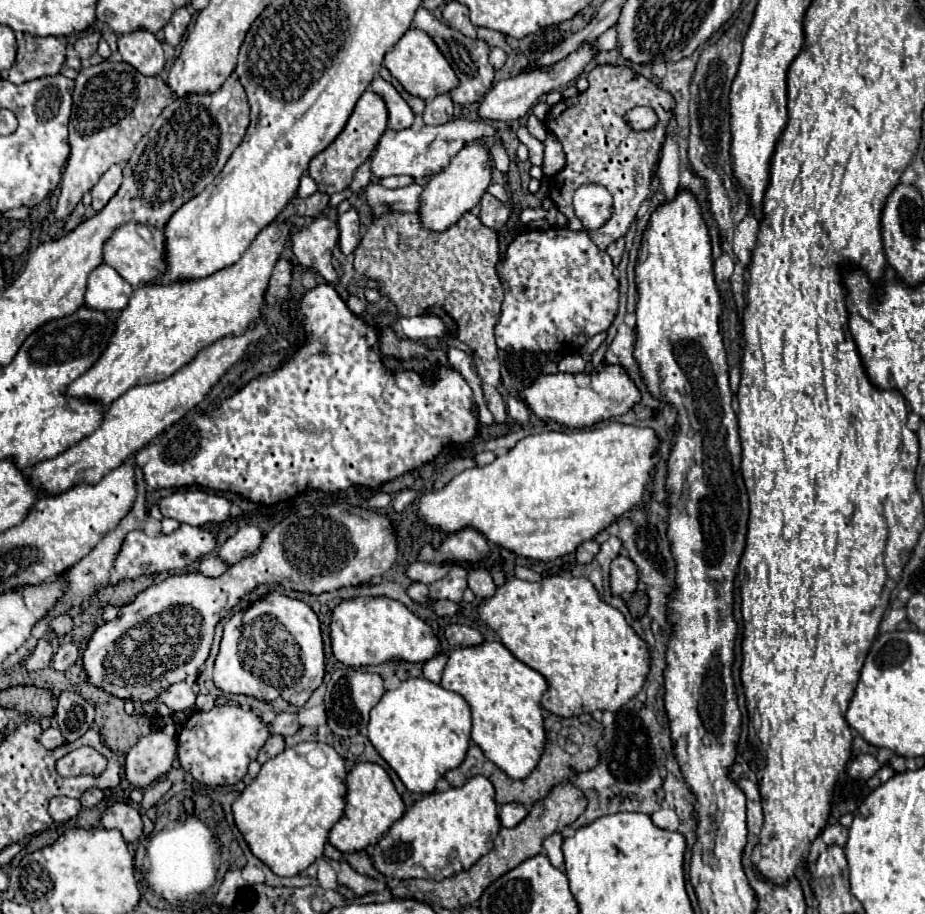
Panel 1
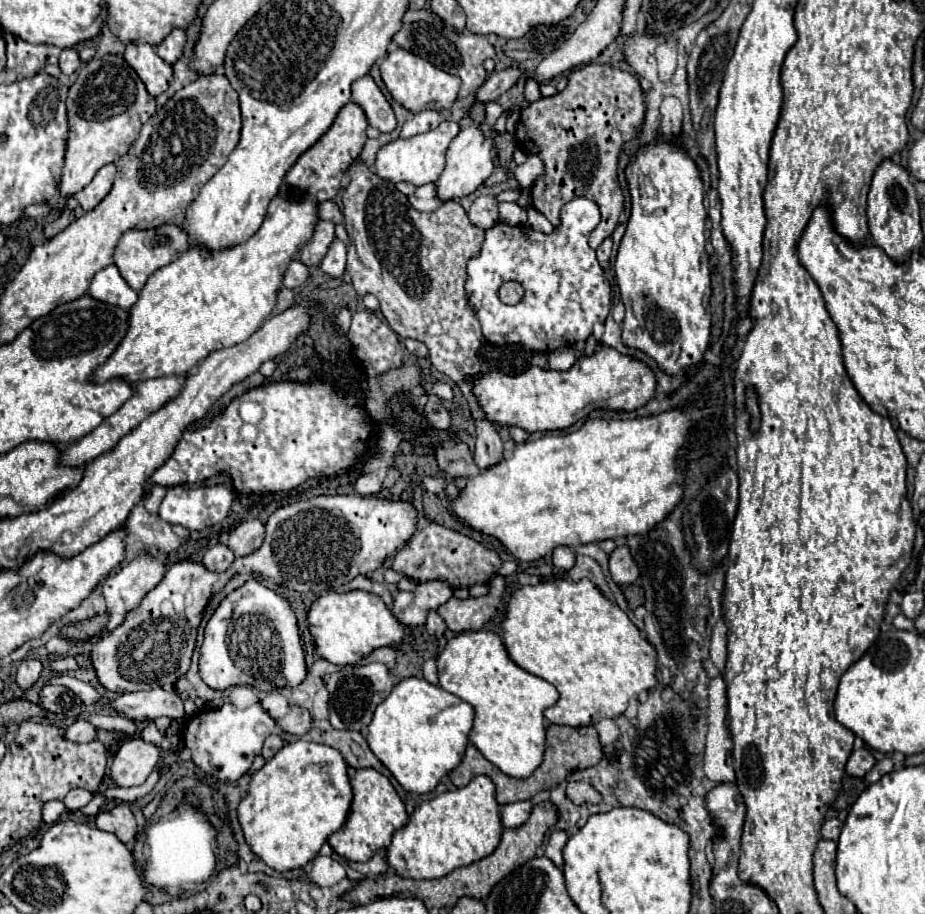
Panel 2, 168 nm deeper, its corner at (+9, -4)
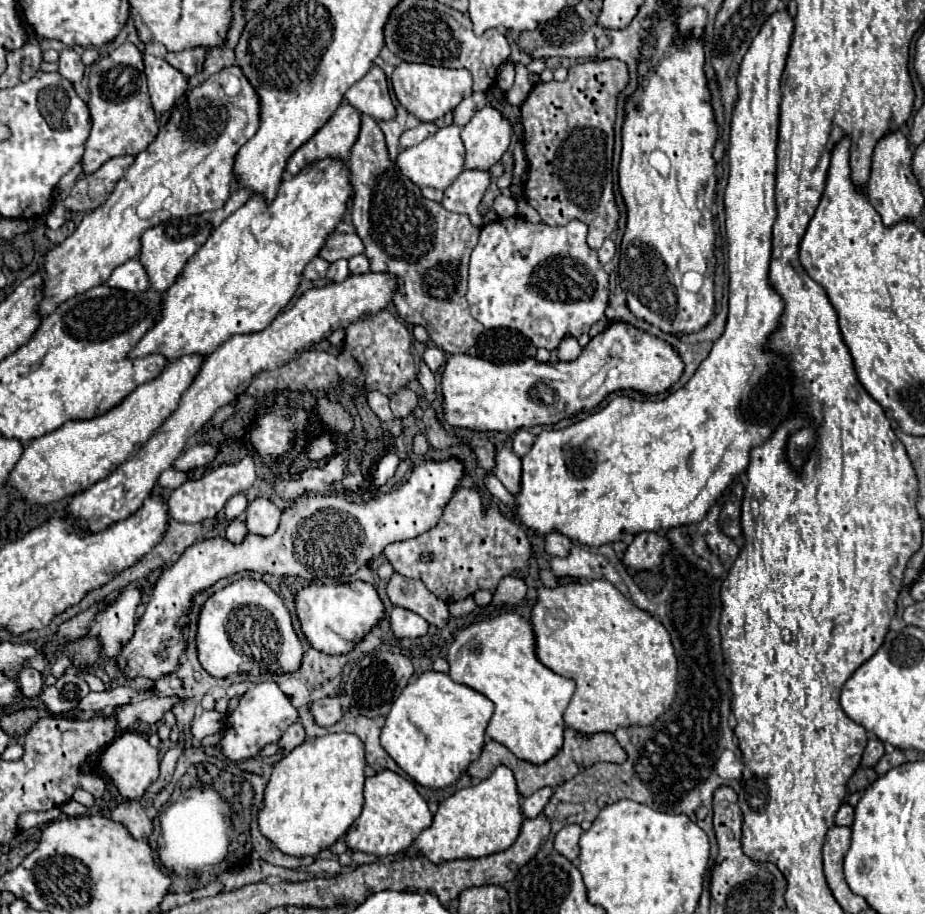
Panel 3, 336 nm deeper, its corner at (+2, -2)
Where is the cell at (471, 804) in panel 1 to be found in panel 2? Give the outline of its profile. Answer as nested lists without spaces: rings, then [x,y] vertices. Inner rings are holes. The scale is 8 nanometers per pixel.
[[[477,775],[471,779],[469,785],[459,787],[455,791],[441,793],[435,799],[425,801],[421,807],[417,807],[415,813],[409,817],[409,823],[393,835],[393,841],[387,849],[387,861],[401,877],[413,877],[413,879],[435,879],[435,877],[443,877],[451,873],[457,867],[471,865],[491,855],[497,849],[501,841],[501,833],[503,833],[499,809],[501,807],[495,799],[493,781],[487,775]]]

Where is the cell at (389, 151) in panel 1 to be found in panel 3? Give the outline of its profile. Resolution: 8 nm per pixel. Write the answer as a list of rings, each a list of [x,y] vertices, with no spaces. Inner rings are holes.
[[[444,125],[442,129],[438,129],[434,135],[430,135],[422,143],[402,149],[396,157],[396,165],[418,187],[434,187],[434,189],[444,191],[462,173],[464,145],[460,139],[460,131],[462,131],[460,125]]]

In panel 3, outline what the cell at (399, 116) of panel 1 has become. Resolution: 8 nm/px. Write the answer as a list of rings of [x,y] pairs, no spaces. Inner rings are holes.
[[[376,65],[346,91],[346,101],[376,121],[392,121],[396,117],[386,75]]]

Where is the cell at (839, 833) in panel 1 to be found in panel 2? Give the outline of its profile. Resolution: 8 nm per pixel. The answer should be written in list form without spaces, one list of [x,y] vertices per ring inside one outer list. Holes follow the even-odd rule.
[[[837,817],[827,819],[825,825],[823,825],[823,829],[821,829],[823,839],[833,839],[833,841],[837,841],[837,839],[839,839],[839,833],[841,833],[841,827],[843,827],[843,821],[839,821]]]

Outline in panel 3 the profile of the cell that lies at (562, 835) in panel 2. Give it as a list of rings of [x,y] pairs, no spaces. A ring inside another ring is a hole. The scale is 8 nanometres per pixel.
[[[568,825],[568,827],[562,827],[556,837],[554,837],[554,849],[564,855],[568,861],[576,861],[578,859],[578,839],[582,835],[582,827],[580,825]]]

